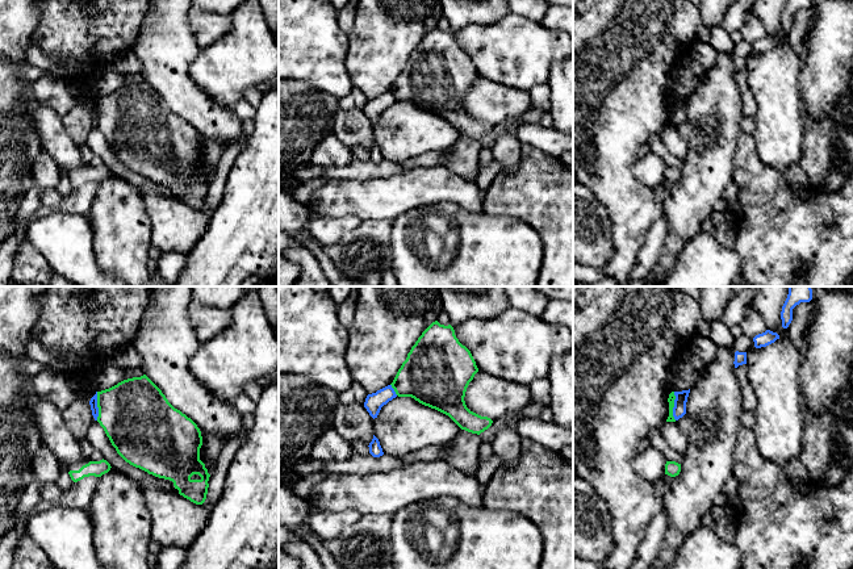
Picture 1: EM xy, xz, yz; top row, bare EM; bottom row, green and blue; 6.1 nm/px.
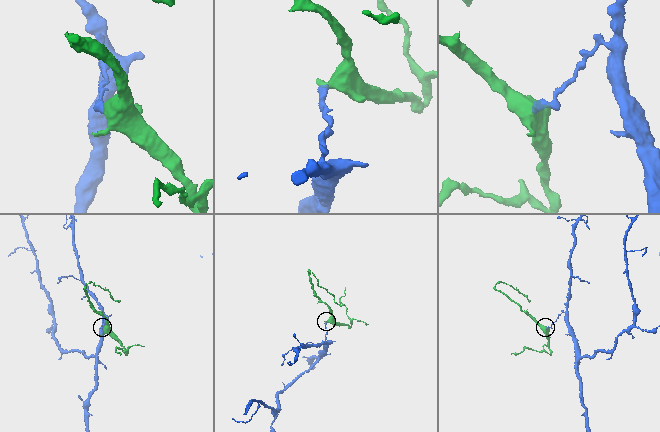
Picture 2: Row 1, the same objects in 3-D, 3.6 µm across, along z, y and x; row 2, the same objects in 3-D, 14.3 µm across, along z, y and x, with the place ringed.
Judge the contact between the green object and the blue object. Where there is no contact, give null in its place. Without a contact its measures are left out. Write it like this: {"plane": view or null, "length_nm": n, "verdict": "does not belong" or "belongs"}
{"plane": "xy", "length_nm": 180, "verdict": "does not belong"}

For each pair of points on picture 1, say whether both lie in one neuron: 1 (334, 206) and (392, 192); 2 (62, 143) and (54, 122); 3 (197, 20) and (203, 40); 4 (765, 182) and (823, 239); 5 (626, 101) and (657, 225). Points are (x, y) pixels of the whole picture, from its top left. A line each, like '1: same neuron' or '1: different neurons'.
1: same neuron
2: same neuron
3: same neuron
4: same neuron
5: different neurons

